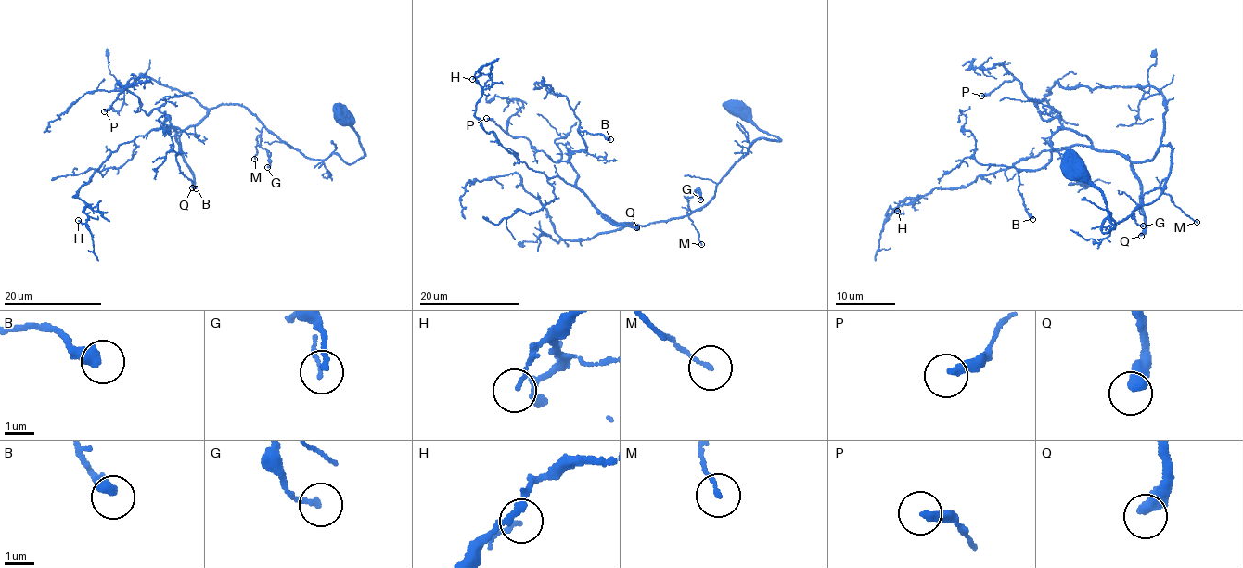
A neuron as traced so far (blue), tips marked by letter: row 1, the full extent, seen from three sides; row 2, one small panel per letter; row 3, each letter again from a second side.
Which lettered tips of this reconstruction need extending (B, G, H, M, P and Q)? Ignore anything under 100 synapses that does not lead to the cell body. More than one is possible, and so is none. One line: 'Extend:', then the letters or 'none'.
Extend: Q

